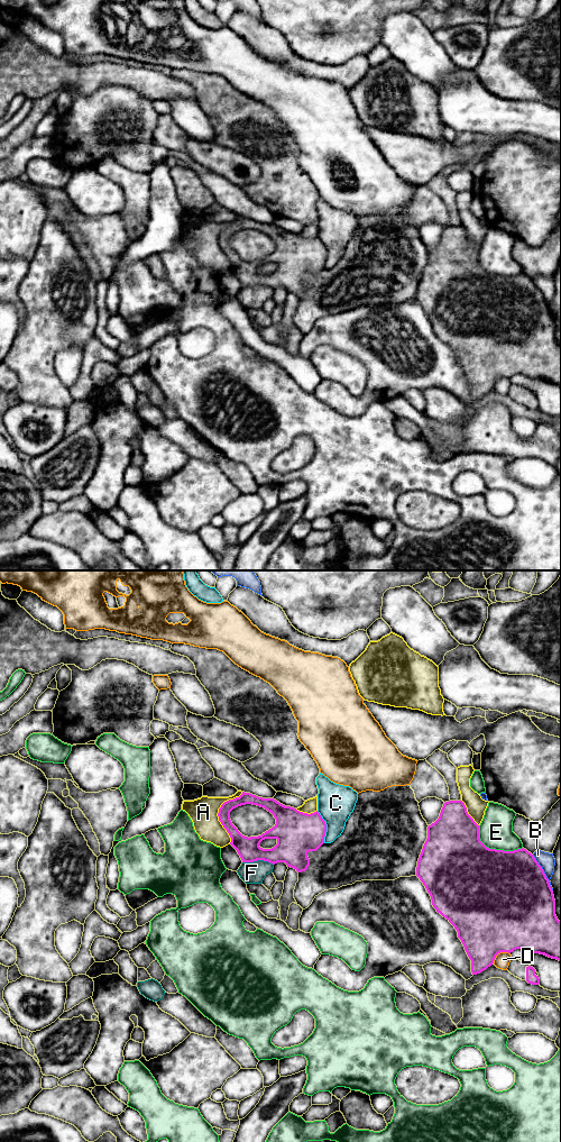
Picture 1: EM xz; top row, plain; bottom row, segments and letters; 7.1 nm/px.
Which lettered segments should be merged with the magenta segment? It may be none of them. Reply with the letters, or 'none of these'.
F

